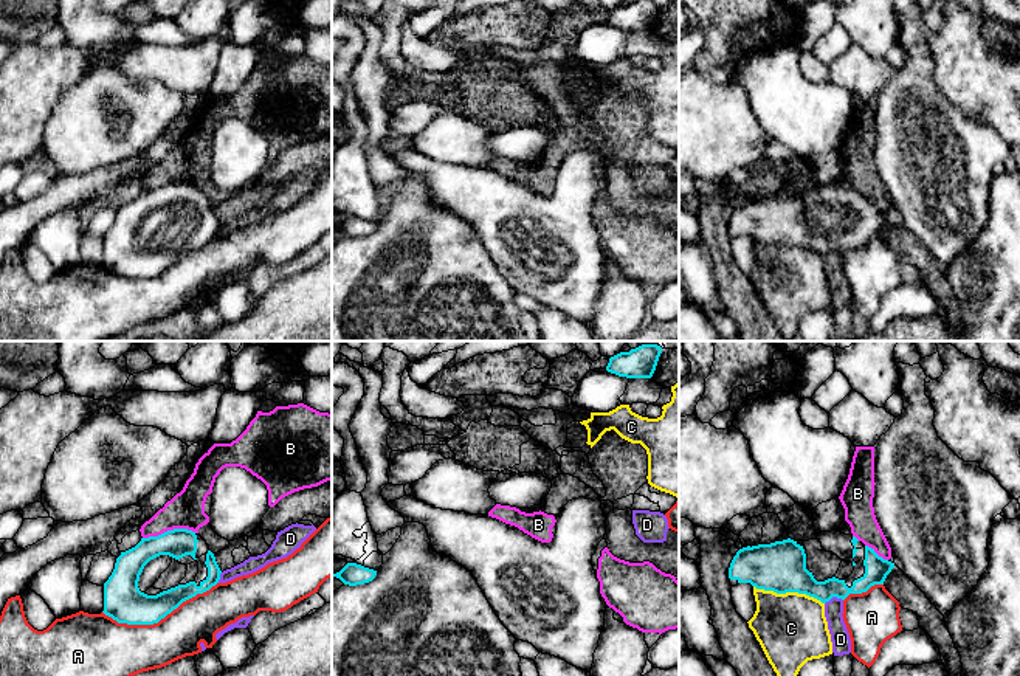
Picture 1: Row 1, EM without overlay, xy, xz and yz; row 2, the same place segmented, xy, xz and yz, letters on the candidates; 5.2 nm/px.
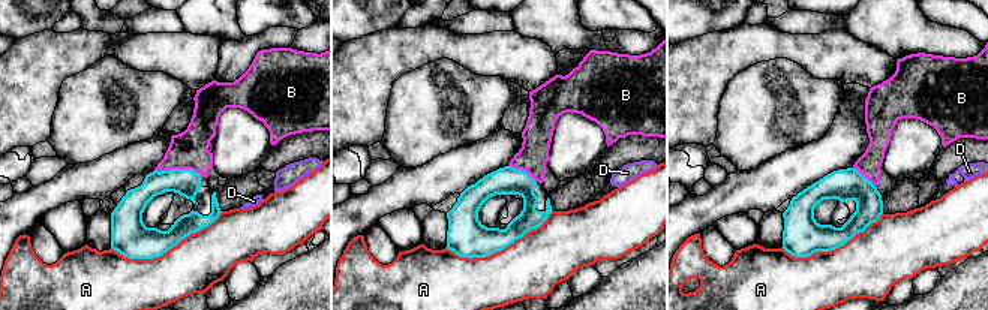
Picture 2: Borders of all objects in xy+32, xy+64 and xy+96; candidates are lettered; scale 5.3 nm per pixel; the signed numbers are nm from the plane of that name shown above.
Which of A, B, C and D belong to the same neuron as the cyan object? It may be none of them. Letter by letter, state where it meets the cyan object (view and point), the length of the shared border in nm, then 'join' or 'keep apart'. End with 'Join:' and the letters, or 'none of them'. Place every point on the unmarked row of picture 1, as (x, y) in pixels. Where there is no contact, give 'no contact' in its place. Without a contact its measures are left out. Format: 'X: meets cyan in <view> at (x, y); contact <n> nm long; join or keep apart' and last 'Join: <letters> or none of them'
A: meets cyan in xy at (160, 272); contact 600 nm long; keep apart
B: meets cyan in xy at (169, 183); contact 280 nm long; keep apart
C: meets cyan in yz at (789, 244); contact 380 nm long; keep apart
D: meets cyan in yz at (833, 248); contact 100 nm long; keep apart
Join: none of them

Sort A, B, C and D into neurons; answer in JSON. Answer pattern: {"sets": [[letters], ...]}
{"sets": [["A"], ["B", "D"], ["C"]]}

